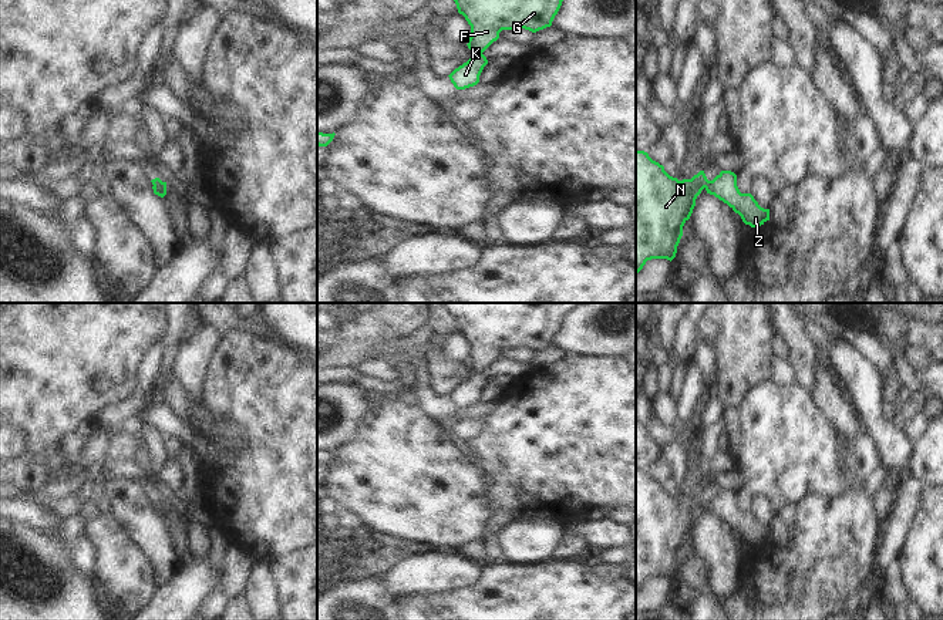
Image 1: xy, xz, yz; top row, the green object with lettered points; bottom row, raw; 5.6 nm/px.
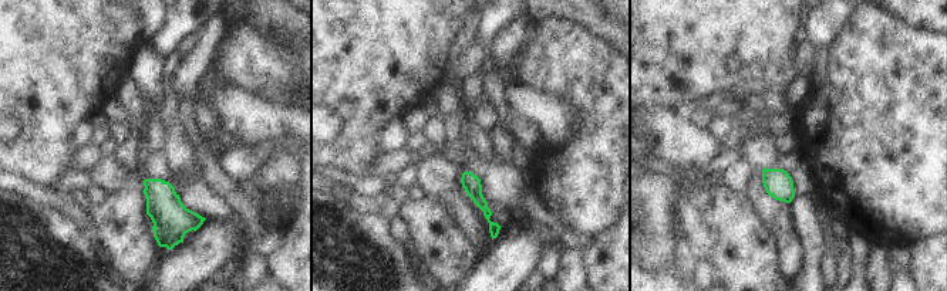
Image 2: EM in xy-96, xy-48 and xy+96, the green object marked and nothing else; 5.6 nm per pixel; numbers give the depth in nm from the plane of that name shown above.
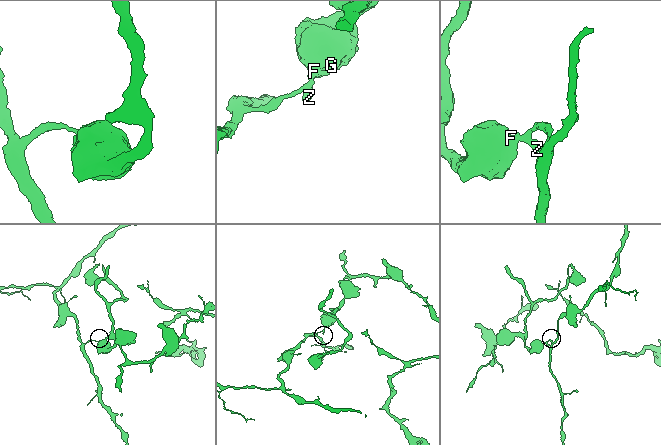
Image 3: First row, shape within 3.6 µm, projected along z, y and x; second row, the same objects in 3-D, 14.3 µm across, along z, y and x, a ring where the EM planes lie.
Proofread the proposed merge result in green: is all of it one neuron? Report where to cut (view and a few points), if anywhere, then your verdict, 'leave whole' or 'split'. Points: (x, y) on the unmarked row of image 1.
cut in xz along (481, 371), (472, 374); split

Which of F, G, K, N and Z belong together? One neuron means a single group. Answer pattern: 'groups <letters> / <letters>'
groups F G N / K Z

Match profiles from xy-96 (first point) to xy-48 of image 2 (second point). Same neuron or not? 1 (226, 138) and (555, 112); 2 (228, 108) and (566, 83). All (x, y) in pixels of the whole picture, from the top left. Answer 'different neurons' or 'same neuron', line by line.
1: different neurons
2: different neurons

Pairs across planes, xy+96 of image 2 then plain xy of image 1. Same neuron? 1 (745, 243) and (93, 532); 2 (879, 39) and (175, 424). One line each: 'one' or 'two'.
1: one
2: two

